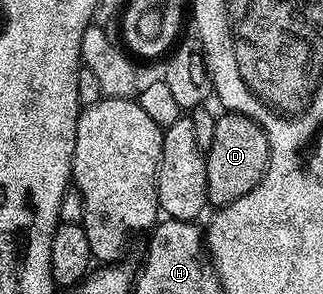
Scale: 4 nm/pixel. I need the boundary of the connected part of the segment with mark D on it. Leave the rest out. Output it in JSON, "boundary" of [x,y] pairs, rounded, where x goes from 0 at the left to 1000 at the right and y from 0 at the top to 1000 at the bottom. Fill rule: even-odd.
{"boundary":[[[697,381],[687,391],[666,422],[666,480],[635,524],[644,697],[659,707],[712,701],[740,667],[765,667],[765,653],[808,622],[833,565],[833,480],[817,435],[762,388]]]}

